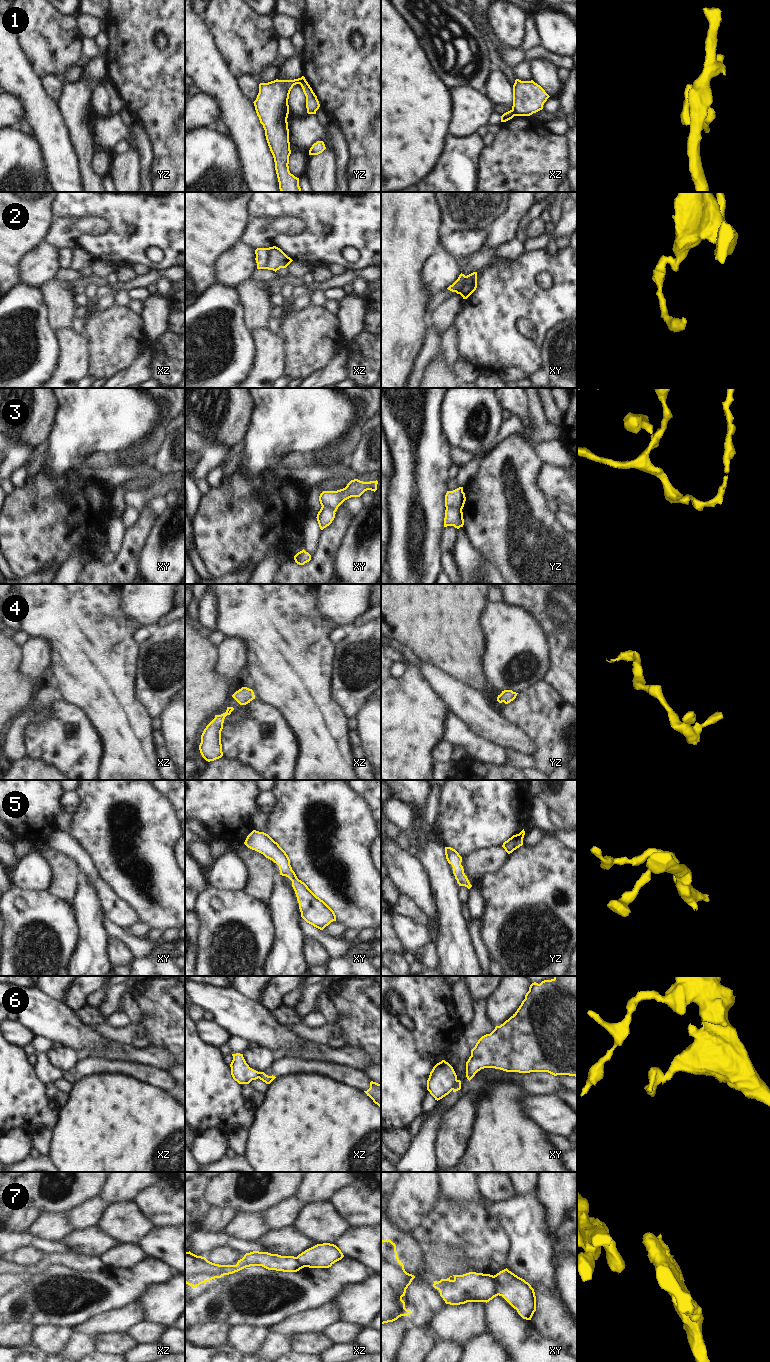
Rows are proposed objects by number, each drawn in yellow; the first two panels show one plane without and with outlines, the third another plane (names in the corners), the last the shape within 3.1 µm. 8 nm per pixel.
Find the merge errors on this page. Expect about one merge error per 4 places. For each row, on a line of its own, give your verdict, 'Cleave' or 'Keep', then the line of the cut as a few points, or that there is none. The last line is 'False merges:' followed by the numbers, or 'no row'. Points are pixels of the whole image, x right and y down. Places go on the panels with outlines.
1: Cleave. Split along yz (299, 78), (300, 84)
2: Cleave. Split along xz (267, 248), (267, 264), (264, 268)
3: Cleave. Split along yz (446, 508), (459, 508), (461, 510)
4: Keep. No split
5: Keep. No split
6: Cleave. Split along xy (457, 1080), (452, 1089)
7: Cleave. Split along xy (493, 1276), (498, 1294)
False merges: 1, 2, 3, 6, 7.

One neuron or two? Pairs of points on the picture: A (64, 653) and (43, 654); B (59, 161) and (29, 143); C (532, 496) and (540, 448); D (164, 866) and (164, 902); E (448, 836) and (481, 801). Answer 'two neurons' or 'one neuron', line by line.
A: two neurons
B: two neurons
C: two neurons
D: one neuron
E: one neuron

